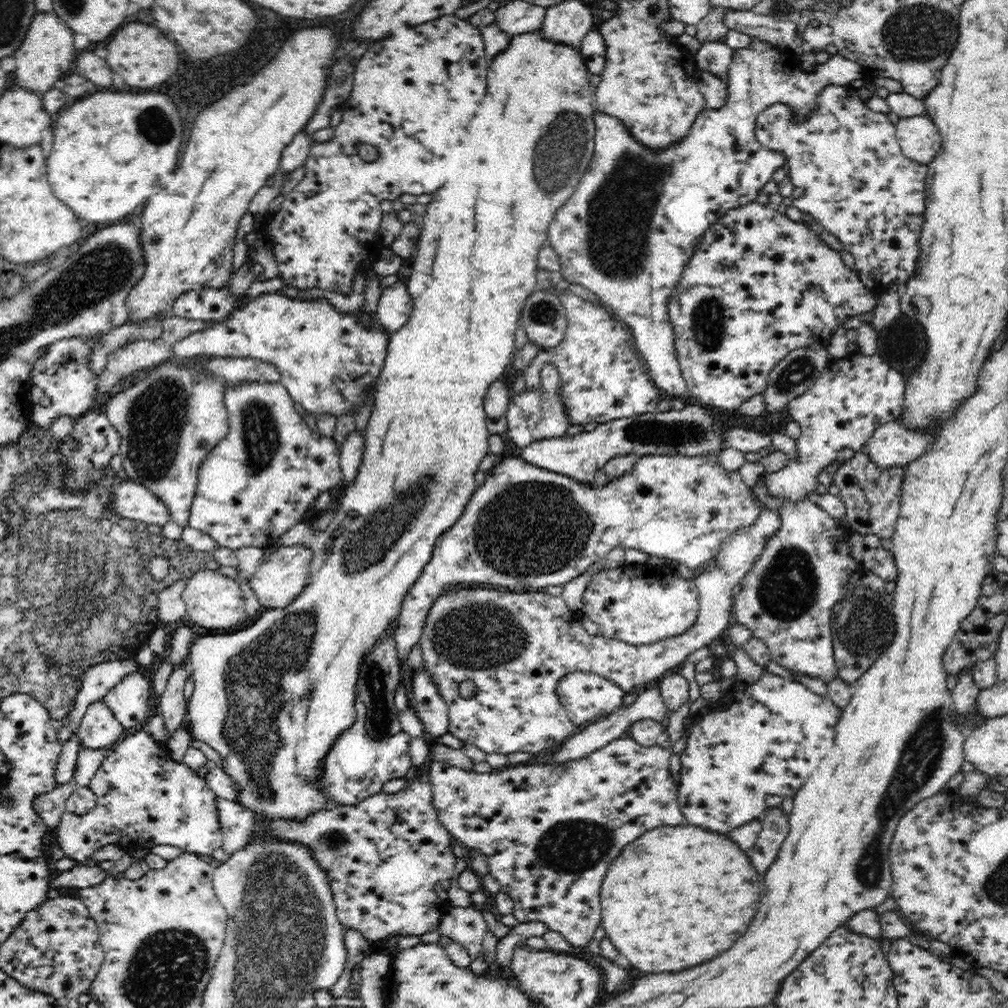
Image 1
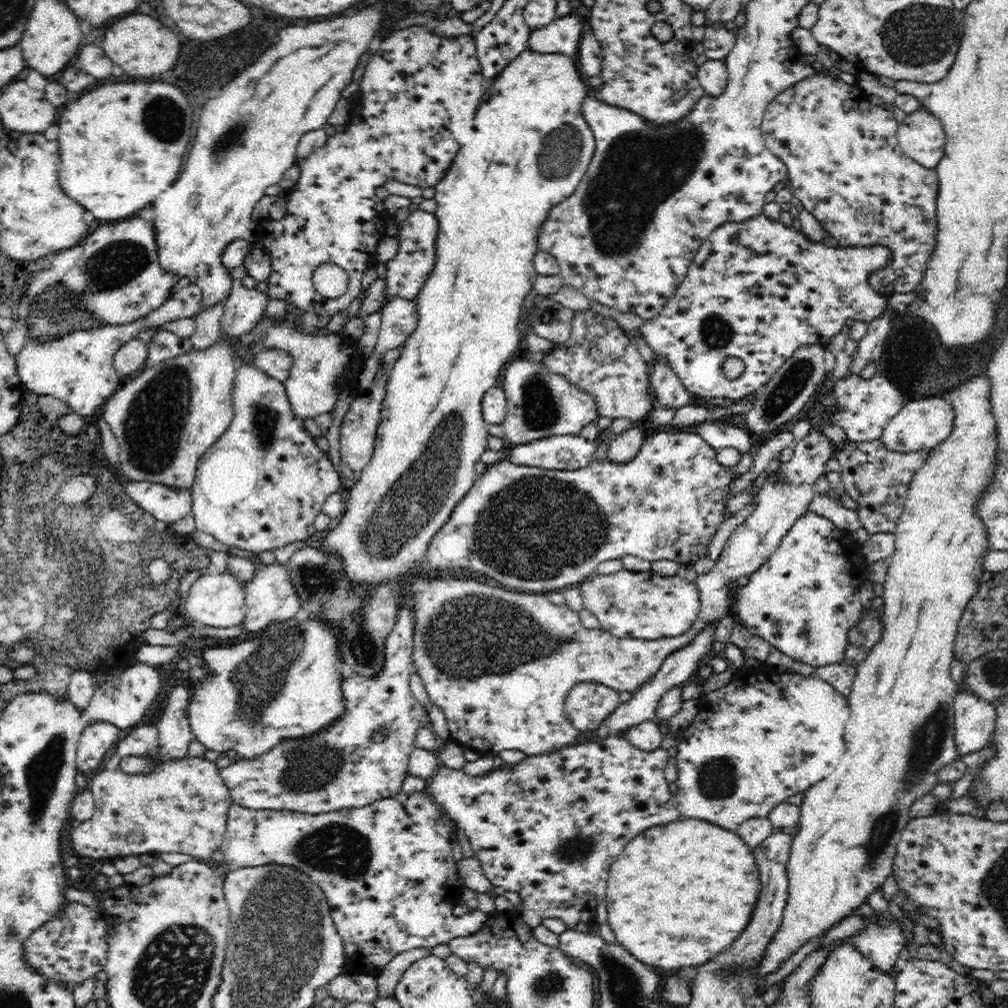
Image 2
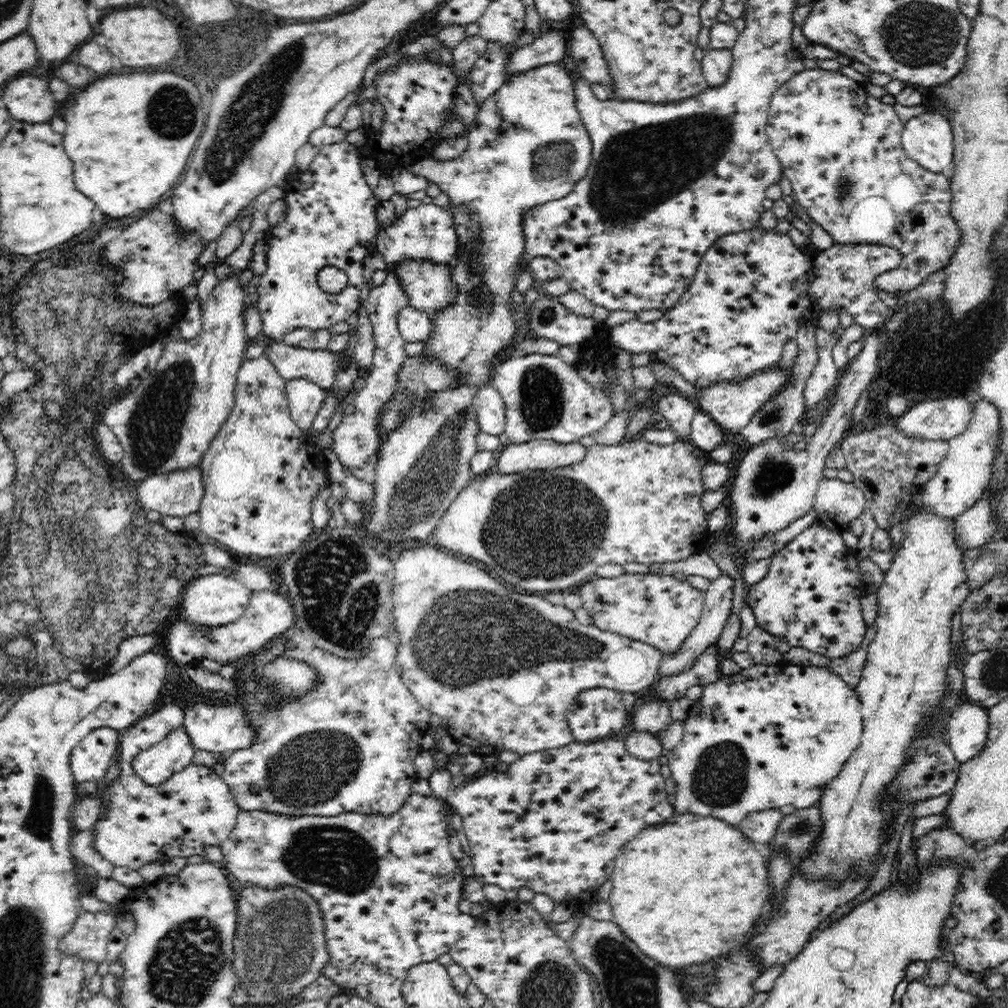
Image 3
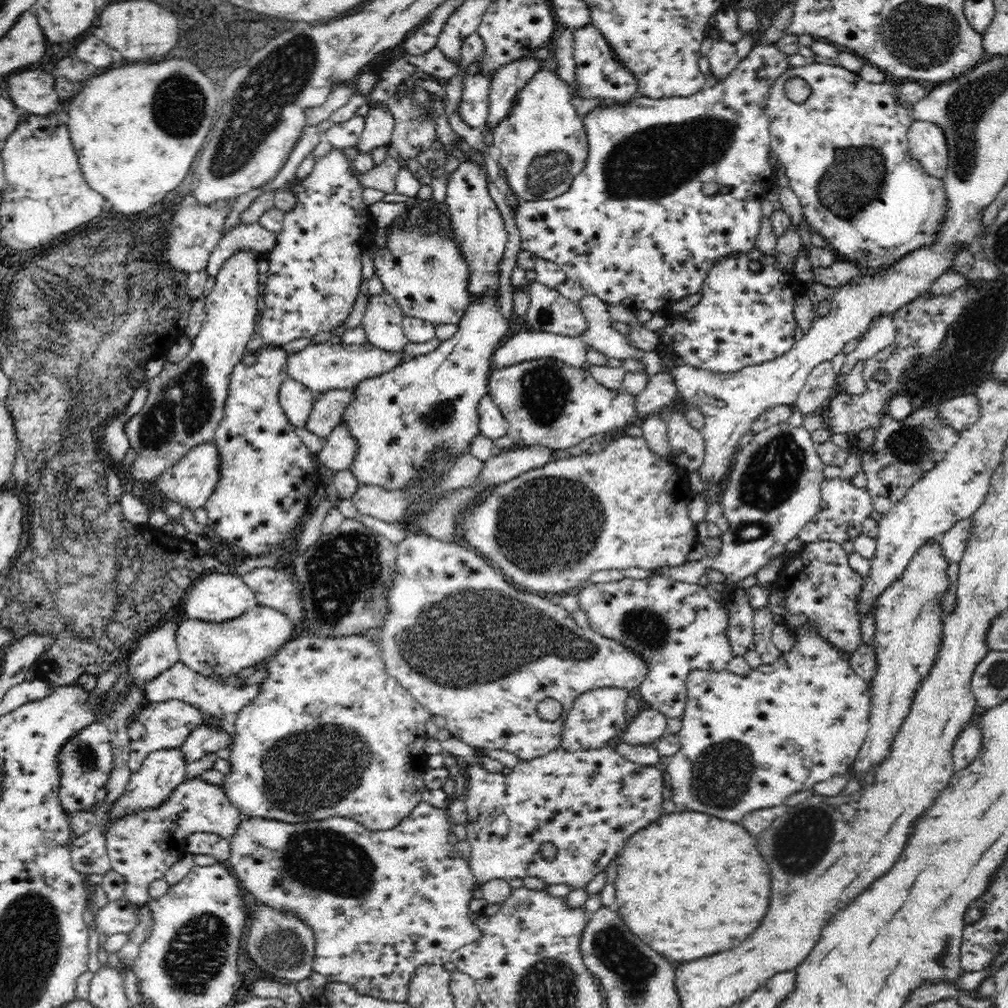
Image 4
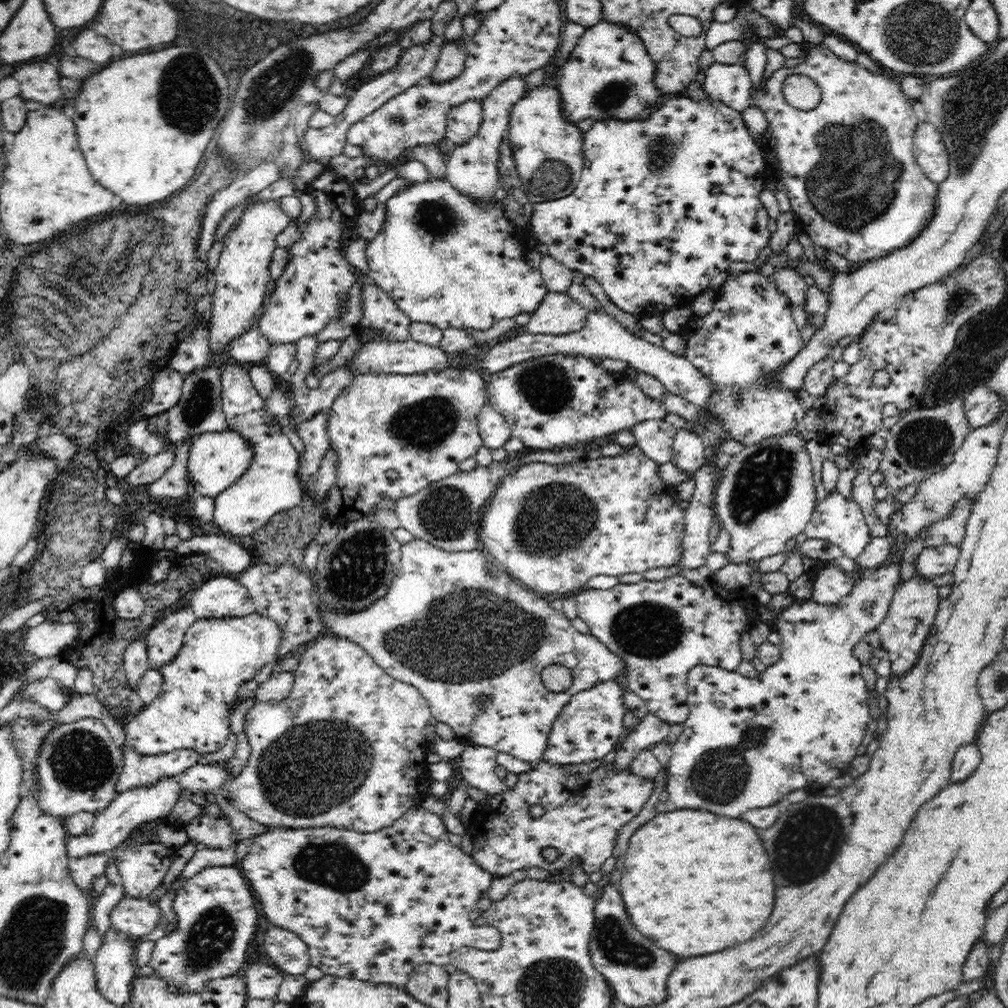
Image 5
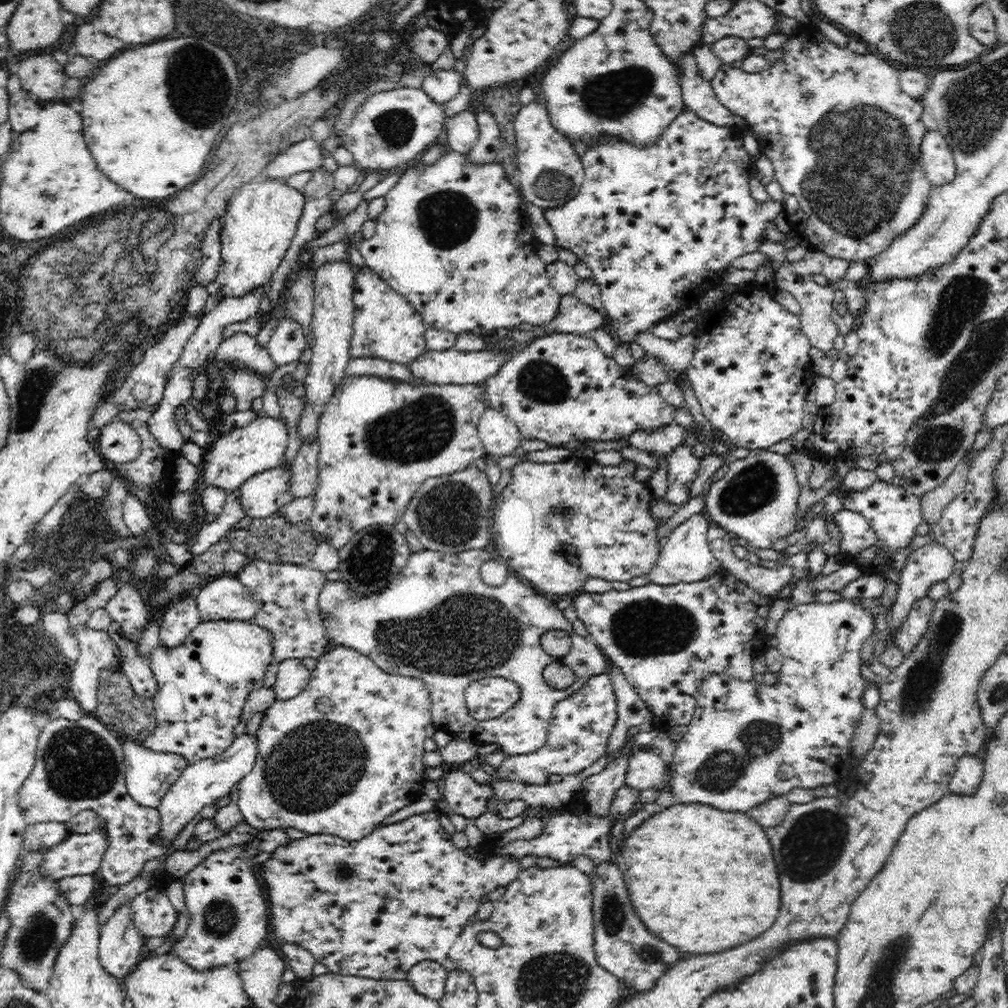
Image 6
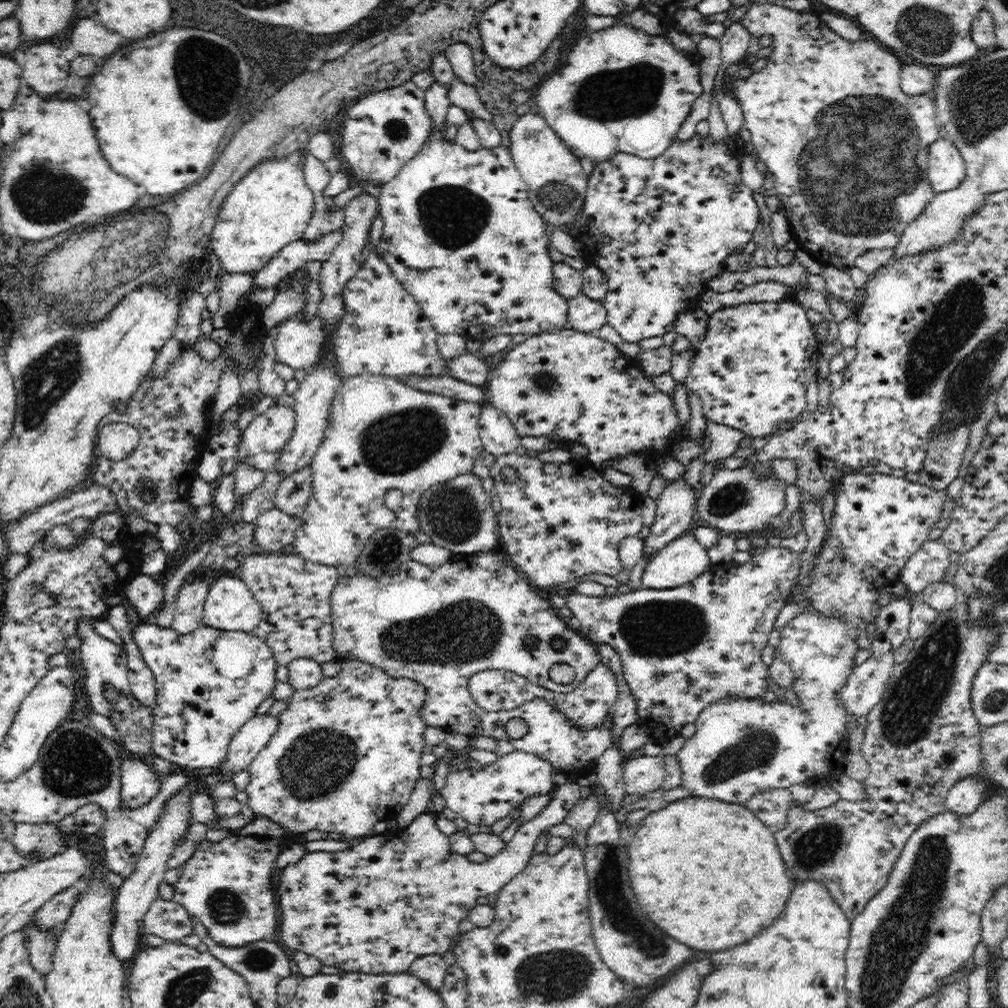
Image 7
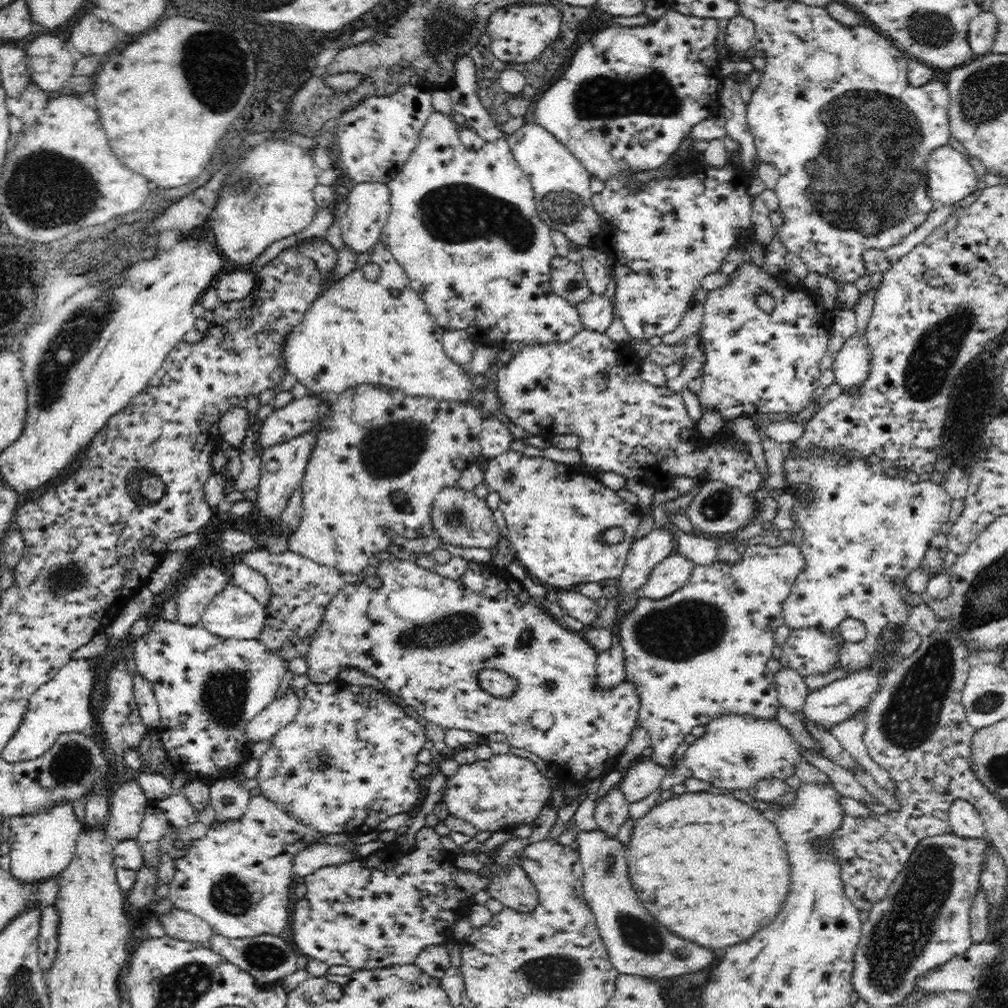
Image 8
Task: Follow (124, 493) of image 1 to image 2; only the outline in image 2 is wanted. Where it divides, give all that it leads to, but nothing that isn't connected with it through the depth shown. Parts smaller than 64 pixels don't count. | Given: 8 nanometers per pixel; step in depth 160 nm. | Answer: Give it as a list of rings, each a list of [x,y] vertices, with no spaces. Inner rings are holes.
[[[132,481],[128,484],[126,490],[132,492],[132,500],[134,500],[140,508],[149,512],[156,520],[171,524],[192,512],[193,498],[191,488],[176,490],[161,482]]]

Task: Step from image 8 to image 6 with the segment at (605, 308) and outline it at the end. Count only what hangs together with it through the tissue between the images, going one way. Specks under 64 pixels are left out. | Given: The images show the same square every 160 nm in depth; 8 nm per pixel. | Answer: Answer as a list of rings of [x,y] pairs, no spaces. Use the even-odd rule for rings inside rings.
[[[569,294],[561,295],[559,313],[550,324],[545,327],[536,327],[530,332],[514,328],[509,330],[506,336],[514,340],[516,344],[524,344],[540,334],[552,332],[589,336],[604,324],[606,321],[601,312],[584,304],[576,295]]]

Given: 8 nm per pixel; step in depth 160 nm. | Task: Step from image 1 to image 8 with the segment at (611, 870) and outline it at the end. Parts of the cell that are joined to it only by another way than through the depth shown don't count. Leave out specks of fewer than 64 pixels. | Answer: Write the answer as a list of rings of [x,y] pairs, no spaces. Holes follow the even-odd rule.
[[[690,792],[681,795],[673,795],[670,799],[658,800],[658,803],[648,811],[646,816],[641,816],[635,821],[636,826],[633,826],[631,832],[631,840],[627,846],[628,854],[628,872],[630,872],[630,880],[632,886],[638,894],[638,898],[642,900],[644,908],[666,928],[670,928],[674,934],[688,938],[700,946],[708,946],[708,948],[728,948],[734,946],[738,942],[748,940],[752,934],[756,934],[762,926],[770,924],[774,920],[774,916],[780,912],[786,894],[790,890],[790,868],[788,866],[788,854],[786,854],[786,844],[782,842],[780,834],[776,832],[776,826],[766,820],[762,816],[762,811],[758,812],[754,807],[750,808],[748,804],[736,799],[729,794],[706,794],[705,792]]]

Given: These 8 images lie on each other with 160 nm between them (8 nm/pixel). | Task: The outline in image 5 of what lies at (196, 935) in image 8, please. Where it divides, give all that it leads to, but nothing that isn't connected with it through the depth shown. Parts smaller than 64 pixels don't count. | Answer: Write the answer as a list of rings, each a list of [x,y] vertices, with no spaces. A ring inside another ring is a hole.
[[[125,896],[111,911],[112,926],[132,938],[144,939],[162,923],[162,911],[158,902],[149,898]]]

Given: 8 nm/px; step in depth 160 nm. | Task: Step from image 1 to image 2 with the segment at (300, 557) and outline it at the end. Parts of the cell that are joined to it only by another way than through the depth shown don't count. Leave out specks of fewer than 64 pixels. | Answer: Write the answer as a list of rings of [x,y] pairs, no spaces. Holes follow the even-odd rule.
[[[265,560],[257,564],[252,582],[244,585],[245,591],[245,618],[240,624],[245,633],[261,633],[278,620],[291,620],[300,610],[298,594],[290,580],[288,569],[280,562]]]

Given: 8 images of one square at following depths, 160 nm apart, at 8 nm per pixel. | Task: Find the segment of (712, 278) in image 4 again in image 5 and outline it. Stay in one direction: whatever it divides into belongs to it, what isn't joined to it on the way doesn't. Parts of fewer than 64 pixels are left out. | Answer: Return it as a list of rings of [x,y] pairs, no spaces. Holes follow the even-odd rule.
[[[758,271],[738,277],[730,275],[721,285],[721,295],[714,309],[705,318],[694,323],[687,322],[679,334],[686,339],[684,356],[704,377],[708,377],[715,389],[708,398],[705,411],[711,420],[722,425],[728,436],[745,447],[770,437],[791,433],[799,425],[807,413],[798,403],[799,392],[782,386],[777,374],[795,359],[804,346],[804,340],[794,323],[789,298],[776,288],[770,276],[762,276]]]

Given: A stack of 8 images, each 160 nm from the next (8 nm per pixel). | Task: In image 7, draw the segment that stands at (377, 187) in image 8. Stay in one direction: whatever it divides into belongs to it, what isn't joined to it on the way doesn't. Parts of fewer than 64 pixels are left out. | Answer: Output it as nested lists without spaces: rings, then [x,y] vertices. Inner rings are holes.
[[[360,192],[351,198],[344,206],[344,224],[340,229],[342,239],[338,247],[330,254],[329,259],[322,263],[319,273],[319,283],[322,289],[322,300],[318,305],[317,314],[325,320],[327,326],[336,326],[336,320],[344,314],[344,303],[340,297],[340,290],[348,279],[352,278],[364,263],[367,239],[373,220],[379,214],[379,199],[369,192]]]

